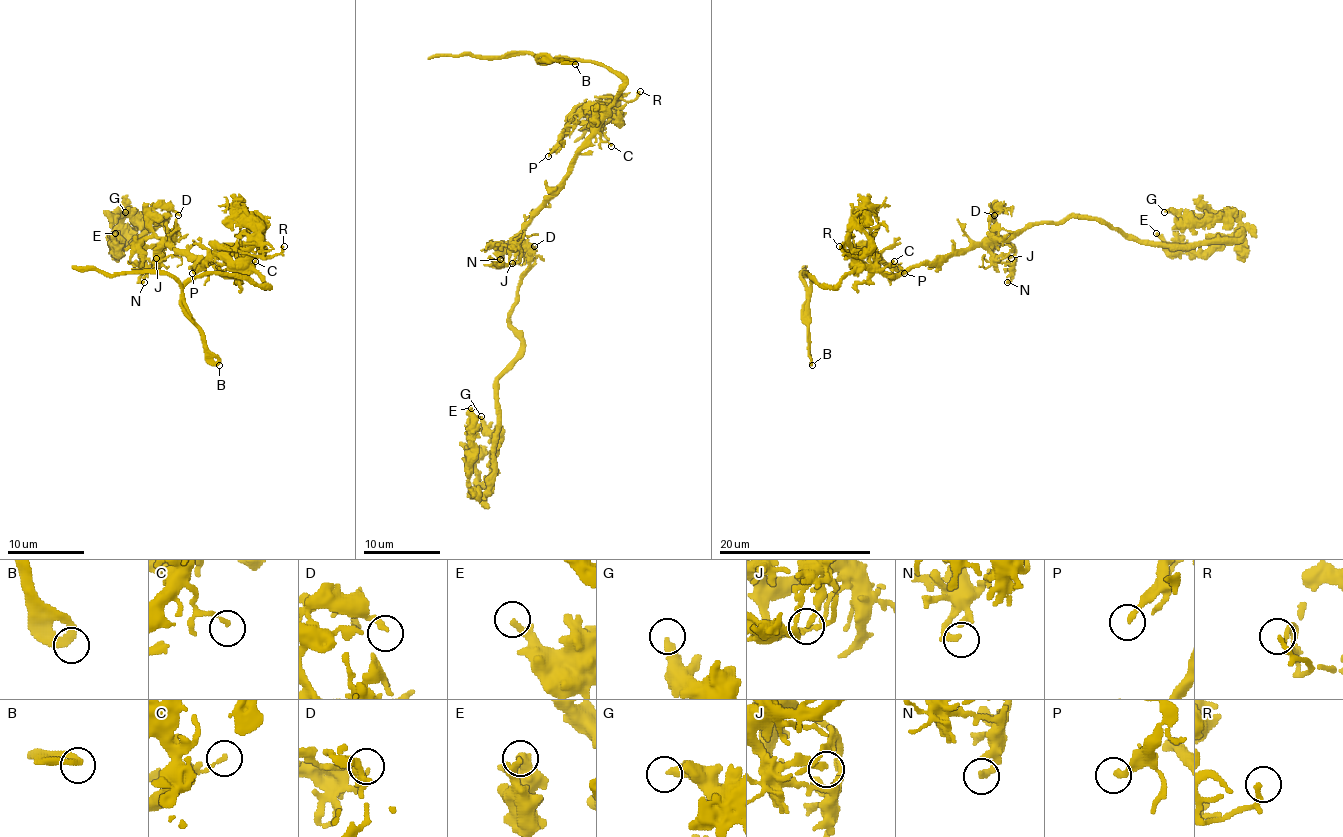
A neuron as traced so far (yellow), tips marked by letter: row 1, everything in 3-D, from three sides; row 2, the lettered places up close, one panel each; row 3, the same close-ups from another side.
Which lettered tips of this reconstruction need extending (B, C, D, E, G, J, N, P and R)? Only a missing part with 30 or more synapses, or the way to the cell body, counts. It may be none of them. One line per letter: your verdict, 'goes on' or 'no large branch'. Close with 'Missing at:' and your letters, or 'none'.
B: no large branch
C: no large branch
D: no large branch
E: no large branch
G: no large branch
J: no large branch
N: no large branch
P: no large branch
R: no large branch
Missing at: none

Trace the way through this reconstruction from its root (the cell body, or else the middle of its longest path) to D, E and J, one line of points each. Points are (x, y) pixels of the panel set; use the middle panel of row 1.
D: (525, 223), (521, 234), (525, 240), (515, 240), (510, 246), (525, 246), (531, 251), (534, 246)
E: (525, 223), (529, 267), (510, 312), (521, 356), (498, 379), (494, 479), (483, 492), (469, 486), (471, 408)
J: (525, 223), (512, 263)

